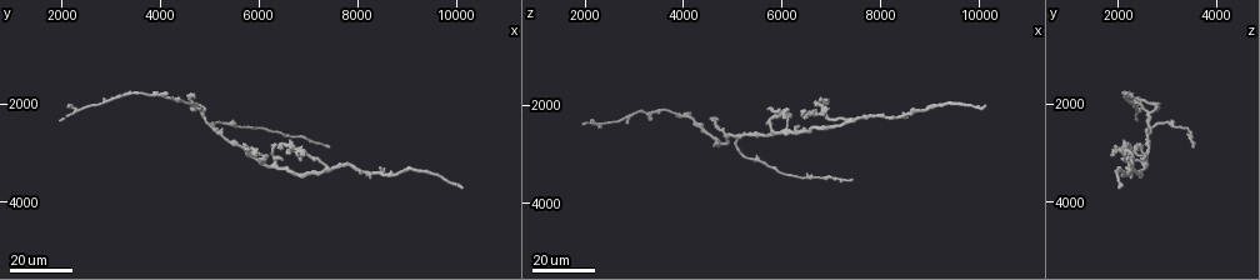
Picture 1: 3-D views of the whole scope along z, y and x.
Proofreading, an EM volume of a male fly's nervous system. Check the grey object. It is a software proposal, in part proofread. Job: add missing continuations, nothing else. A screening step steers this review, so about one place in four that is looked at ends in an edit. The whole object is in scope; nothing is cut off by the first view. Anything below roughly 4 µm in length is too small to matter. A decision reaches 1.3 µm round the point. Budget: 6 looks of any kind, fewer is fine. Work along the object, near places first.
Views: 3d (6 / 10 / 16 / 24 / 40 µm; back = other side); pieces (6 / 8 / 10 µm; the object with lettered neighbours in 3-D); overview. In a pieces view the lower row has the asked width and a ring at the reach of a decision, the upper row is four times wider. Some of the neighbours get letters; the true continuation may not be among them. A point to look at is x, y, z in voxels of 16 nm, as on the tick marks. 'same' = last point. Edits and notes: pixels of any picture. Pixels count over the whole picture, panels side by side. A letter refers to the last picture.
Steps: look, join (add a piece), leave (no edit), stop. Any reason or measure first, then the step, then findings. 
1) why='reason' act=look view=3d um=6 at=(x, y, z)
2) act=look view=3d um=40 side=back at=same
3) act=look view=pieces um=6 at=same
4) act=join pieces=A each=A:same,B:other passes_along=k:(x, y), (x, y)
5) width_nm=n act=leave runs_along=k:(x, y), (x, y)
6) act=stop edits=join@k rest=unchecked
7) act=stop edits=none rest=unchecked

why='branch stops here' act=look view=3d um=16 at=(5700, 2850, 2050)

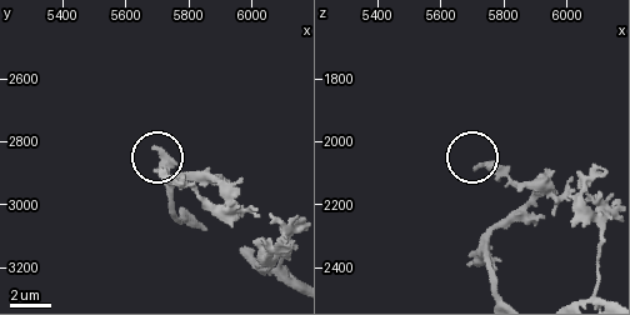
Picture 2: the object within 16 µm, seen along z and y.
act=look view=pieces um=10 at=(5720, 2900, 2080)

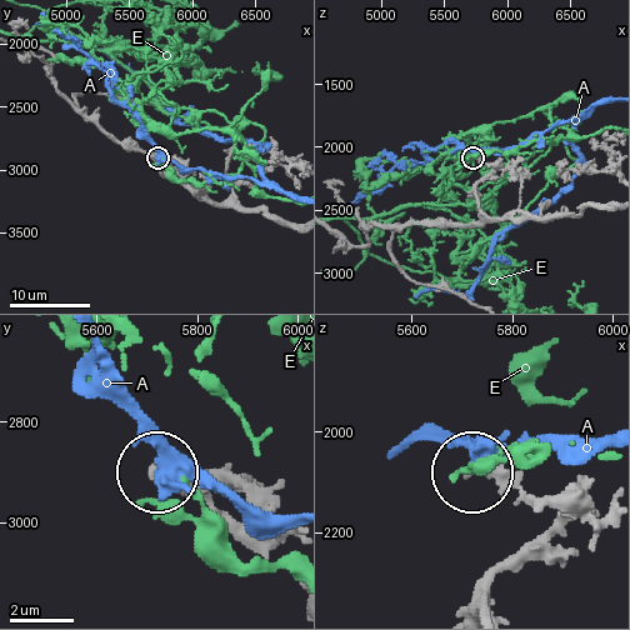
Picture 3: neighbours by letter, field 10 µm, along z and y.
act=leave each=A:other,E:other found='no lettered piece goes on from it'

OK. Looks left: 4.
why='thin end' act=look view=3d um=24 at=(4650, 1900, 2300)

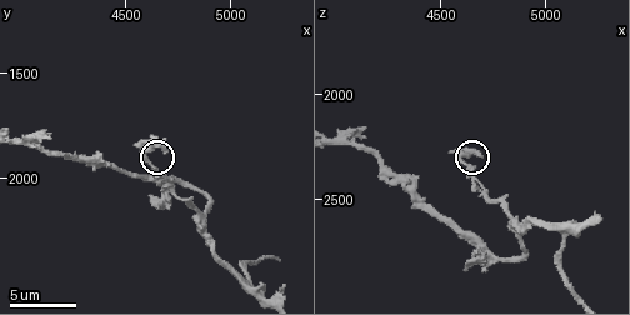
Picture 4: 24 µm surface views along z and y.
act=look view=pieces um=10 at=(4700, 1880, 2300)

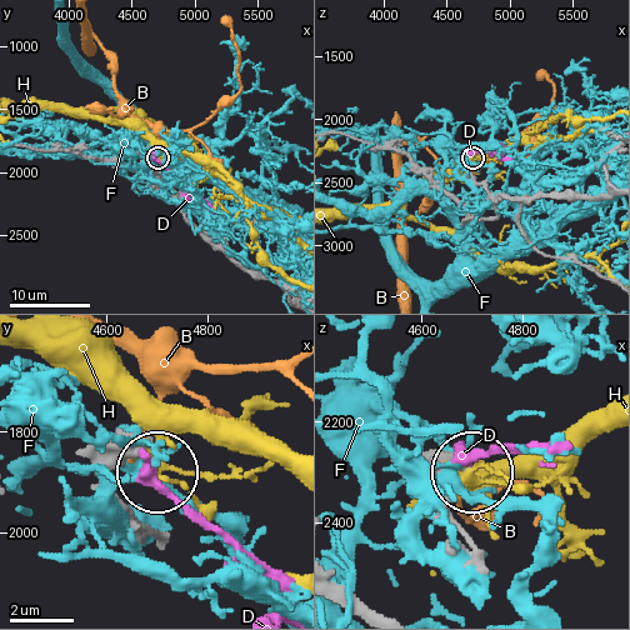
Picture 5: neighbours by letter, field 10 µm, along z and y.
act=leave each=B:other,D:other,F:other,H:other found='no lettered piece goes on from it'

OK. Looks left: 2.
why='tapers out' act=look view=3d um=24 at=(6500, 3150, 2450)

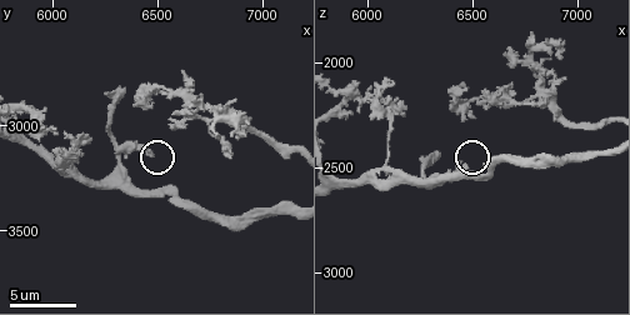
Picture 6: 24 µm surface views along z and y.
why='what lies round it' act=look view=pieces um=8 at=(6480, 3130, 2510)

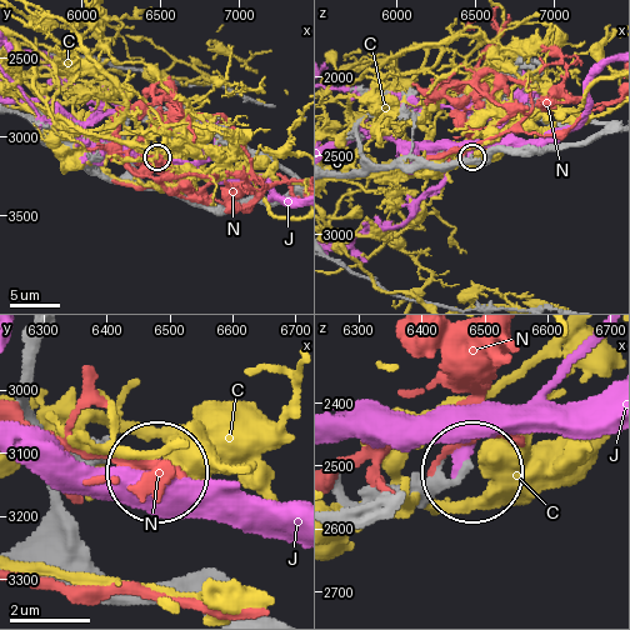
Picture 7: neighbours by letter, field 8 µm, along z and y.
width_nm=170 act=leave each=C:other,J:other,N:other found='no lettered piece goes on from it'

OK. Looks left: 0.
act=stop edits=none rest=unchecked

